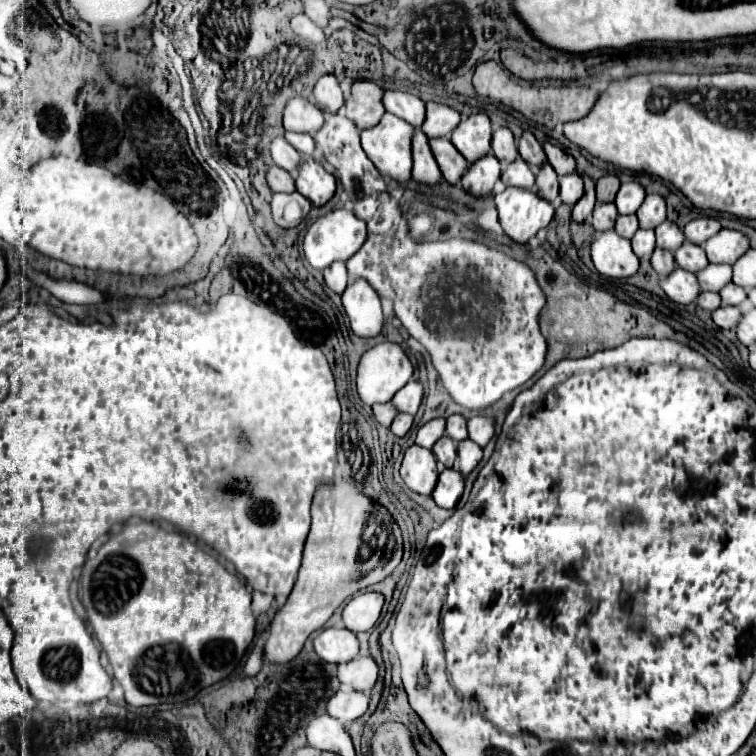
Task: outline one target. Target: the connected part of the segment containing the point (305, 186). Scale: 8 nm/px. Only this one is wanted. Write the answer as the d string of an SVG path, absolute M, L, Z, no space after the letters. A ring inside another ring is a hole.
M306 158L298 168L296 190L314 206L322 206L334 196L336 180L330 172L324 170L324 166L318 160Z

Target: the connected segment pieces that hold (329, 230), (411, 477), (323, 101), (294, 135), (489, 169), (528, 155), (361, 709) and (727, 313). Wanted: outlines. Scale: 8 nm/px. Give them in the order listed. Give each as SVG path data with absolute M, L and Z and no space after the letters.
M334 210L320 216L304 236L304 256L314 270L324 270L332 262L346 262L366 240L366 226L350 210Z
M416 444L410 446L404 454L400 476L412 492L430 496L438 480L438 468L436 468L434 454L422 446L416 446Z
M326 74L322 76L316 86L314 86L314 98L316 98L316 104L320 110L324 112L338 112L344 104L344 96L342 96L342 90L340 90L340 84L338 80L332 76L332 74Z
M286 132L286 140L302 154L310 156L314 150L314 140L310 134L298 134L298 132Z
M490 152L468 166L466 174L462 176L462 186L464 190L476 196L486 196L492 192L498 178L500 178L500 162Z
M524 132L518 140L518 154L532 166L532 168L538 168L544 160L546 160L546 154L540 146L540 142L534 138L532 132Z
M336 692L326 706L326 712L342 724L360 718L368 710L368 694L364 692Z
M720 306L718 310L712 312L712 320L720 328L734 328L738 318L740 318L740 310L732 306Z

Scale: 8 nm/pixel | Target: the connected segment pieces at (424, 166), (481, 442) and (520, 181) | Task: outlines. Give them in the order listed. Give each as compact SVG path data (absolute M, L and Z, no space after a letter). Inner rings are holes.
M414 128L412 158L414 158L414 170L412 170L414 180L424 182L424 184L436 184L442 180L442 174L438 170L438 164L432 156L432 150L428 146L428 138L424 136L422 128Z
M478 414L468 420L468 438L472 442L484 448L492 436L494 436L494 418L486 414Z
M518 156L508 168L502 172L502 182L506 186L518 186L518 188L532 188L534 186L534 174L530 166Z

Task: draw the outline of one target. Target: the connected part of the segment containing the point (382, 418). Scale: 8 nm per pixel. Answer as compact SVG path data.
M388 402L388 404L376 404L376 406L372 406L372 410L374 410L374 418L376 418L384 428L388 428L388 426L392 424L394 416L396 416L396 408L392 406L392 402Z

